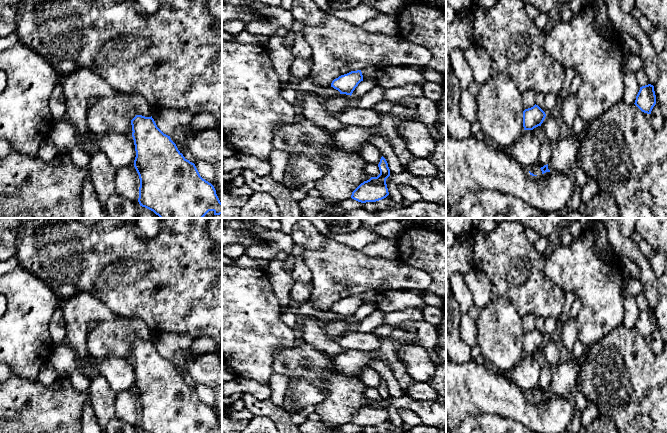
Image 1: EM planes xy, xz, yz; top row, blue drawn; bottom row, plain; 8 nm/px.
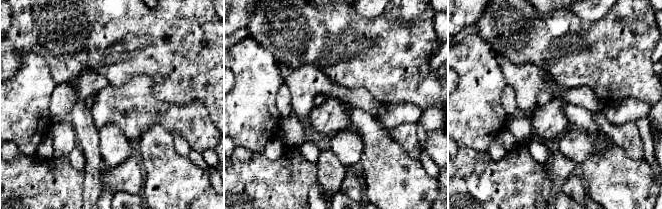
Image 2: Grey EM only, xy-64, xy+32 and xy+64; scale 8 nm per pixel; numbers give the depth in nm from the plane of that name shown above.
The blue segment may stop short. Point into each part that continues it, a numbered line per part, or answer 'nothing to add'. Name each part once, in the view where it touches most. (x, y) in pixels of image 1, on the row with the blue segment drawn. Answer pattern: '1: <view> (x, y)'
nothing to add

